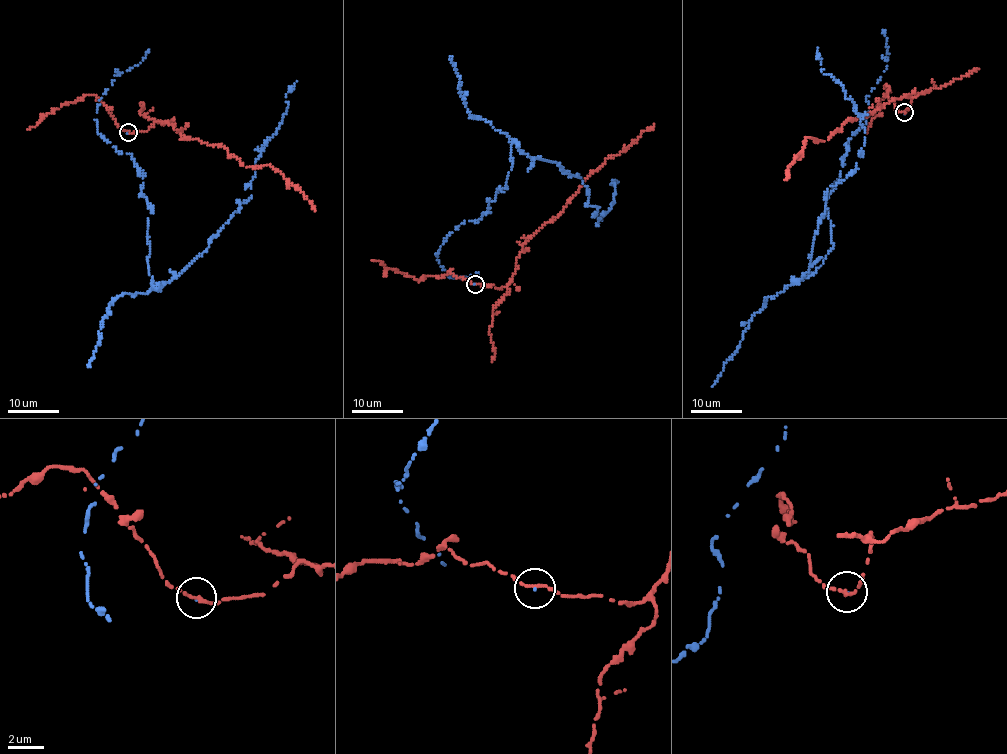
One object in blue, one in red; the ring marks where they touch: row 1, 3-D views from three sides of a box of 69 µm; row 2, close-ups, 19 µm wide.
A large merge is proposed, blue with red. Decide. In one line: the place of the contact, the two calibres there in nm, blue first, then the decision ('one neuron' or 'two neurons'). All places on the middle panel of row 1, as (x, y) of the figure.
at (475, 284); 100 nm thick on the blue side, 180 nm on the other; one neuron

